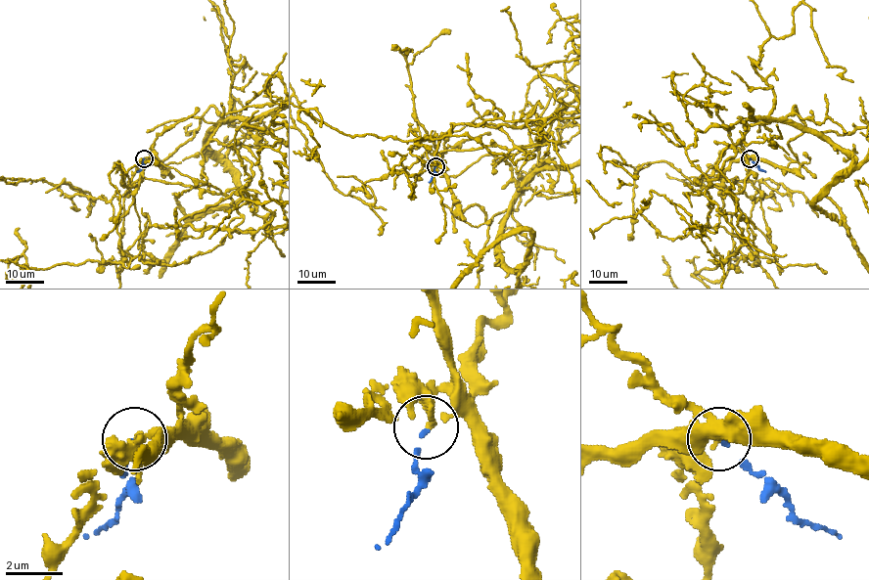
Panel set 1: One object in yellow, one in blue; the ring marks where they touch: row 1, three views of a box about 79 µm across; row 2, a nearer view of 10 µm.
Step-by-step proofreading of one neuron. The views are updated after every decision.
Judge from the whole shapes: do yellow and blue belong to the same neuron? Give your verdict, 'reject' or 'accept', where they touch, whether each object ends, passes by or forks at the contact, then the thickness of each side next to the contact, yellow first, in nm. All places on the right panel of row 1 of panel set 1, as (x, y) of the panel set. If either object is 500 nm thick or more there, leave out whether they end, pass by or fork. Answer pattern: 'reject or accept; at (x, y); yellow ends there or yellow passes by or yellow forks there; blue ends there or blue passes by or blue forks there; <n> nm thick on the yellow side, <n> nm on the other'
accept; at (750, 158); yellow ends there; blue ends there; 200 nm thick on the yellow side, 110 nm on the other

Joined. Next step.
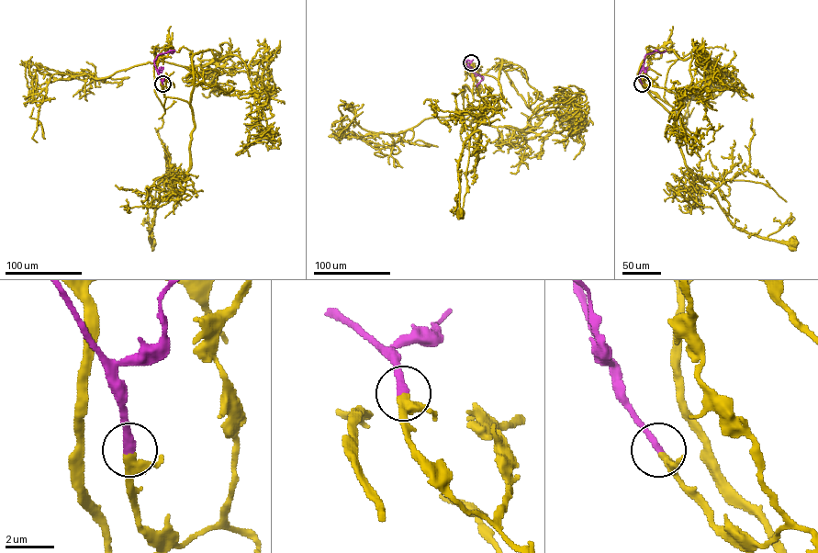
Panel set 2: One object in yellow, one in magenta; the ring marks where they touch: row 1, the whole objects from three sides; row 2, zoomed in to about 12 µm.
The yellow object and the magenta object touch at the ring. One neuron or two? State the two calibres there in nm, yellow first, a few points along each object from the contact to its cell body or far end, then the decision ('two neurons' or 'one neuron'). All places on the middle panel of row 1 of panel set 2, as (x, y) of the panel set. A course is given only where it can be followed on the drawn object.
calibres 300 and 340 nm; course yellow (471, 62), (473, 78), (494, 77), (502, 97), (476, 126), (479, 137), (476, 130), (464, 144), (461, 213); course magenta (471, 62), (465, 60), (462, 64), (483, 77), (476, 86); one neuron

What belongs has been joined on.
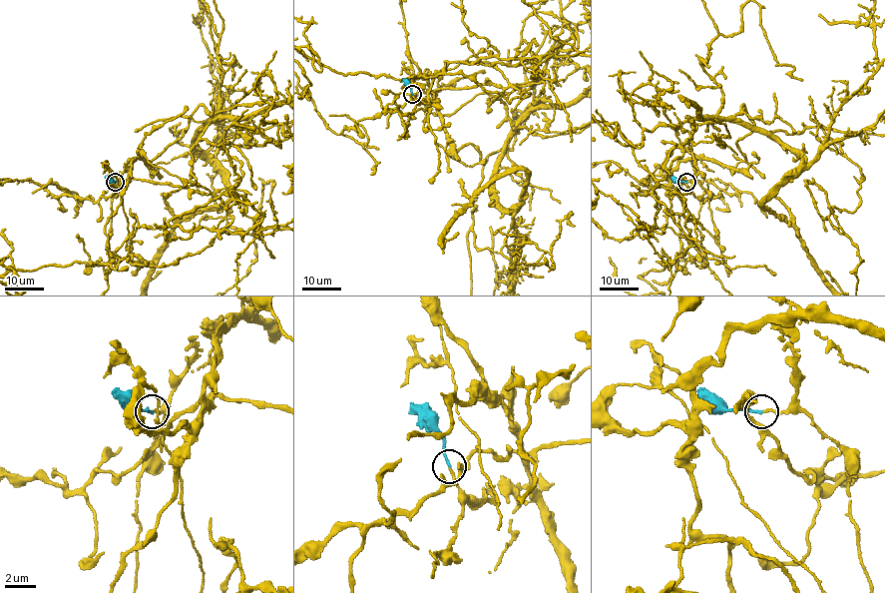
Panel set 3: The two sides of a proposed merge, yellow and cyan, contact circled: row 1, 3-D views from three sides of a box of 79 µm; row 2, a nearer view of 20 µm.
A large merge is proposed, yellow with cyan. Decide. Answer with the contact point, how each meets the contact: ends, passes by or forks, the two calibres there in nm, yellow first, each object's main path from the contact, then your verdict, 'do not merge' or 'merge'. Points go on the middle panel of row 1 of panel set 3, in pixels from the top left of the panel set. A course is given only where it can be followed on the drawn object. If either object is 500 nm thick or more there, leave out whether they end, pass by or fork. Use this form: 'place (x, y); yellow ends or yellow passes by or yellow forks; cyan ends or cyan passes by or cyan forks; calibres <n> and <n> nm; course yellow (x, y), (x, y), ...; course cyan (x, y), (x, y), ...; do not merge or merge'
place (412, 94); yellow passes by; cyan ends; calibres 110 and 160 nm; course yellow (412, 95), (448, 153), (508, 143), (506, 210), (527, 174), (448, 225); course cyan (412, 95), (411, 87), (403, 79); merge

